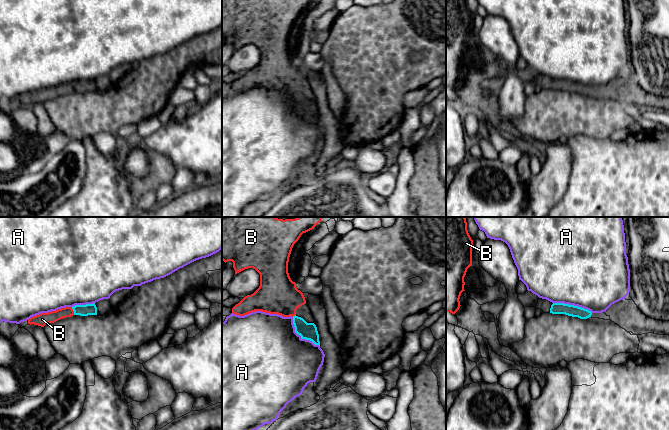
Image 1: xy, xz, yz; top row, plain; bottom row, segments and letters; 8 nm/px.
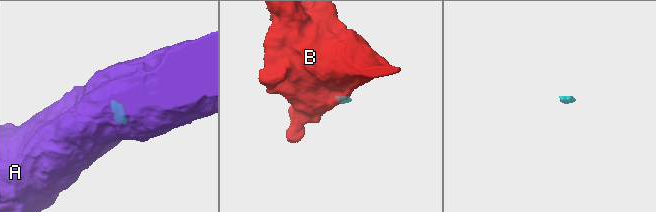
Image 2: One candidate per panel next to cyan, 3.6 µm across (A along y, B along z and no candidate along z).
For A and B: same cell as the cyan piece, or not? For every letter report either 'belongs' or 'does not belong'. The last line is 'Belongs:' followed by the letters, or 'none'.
A: does not belong
B: belongs
Belongs: B

